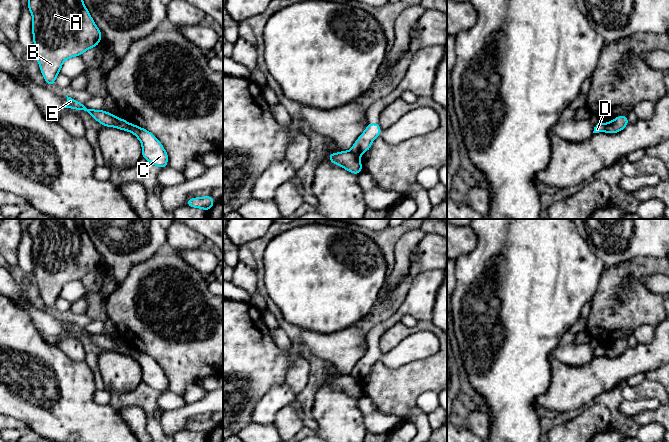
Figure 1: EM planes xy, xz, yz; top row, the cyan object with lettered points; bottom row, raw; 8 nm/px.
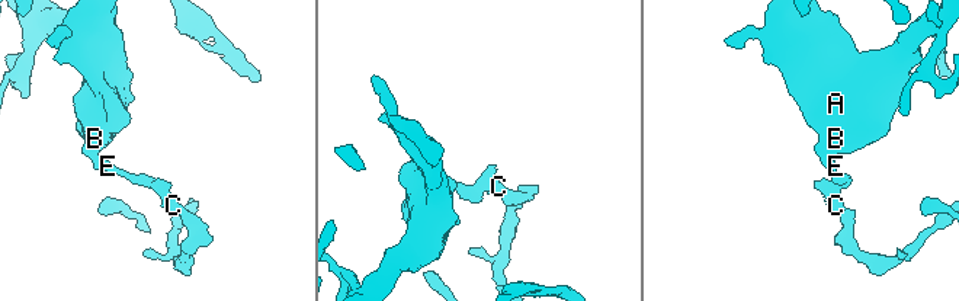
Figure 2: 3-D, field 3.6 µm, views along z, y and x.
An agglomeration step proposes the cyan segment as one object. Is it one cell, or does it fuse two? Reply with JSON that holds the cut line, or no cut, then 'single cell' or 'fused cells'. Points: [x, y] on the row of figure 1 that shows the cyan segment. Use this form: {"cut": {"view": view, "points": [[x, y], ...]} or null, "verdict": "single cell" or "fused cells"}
{"cut": {"view": "xz", "points": [[350, 150], [358, 156]]}, "verdict": "fused cells"}

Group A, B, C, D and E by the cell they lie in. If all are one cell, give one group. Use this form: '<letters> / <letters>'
A B E / C D

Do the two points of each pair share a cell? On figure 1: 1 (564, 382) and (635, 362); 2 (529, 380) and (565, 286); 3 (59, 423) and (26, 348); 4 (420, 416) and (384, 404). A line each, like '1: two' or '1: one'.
1: one
2: one
3: one
4: two

